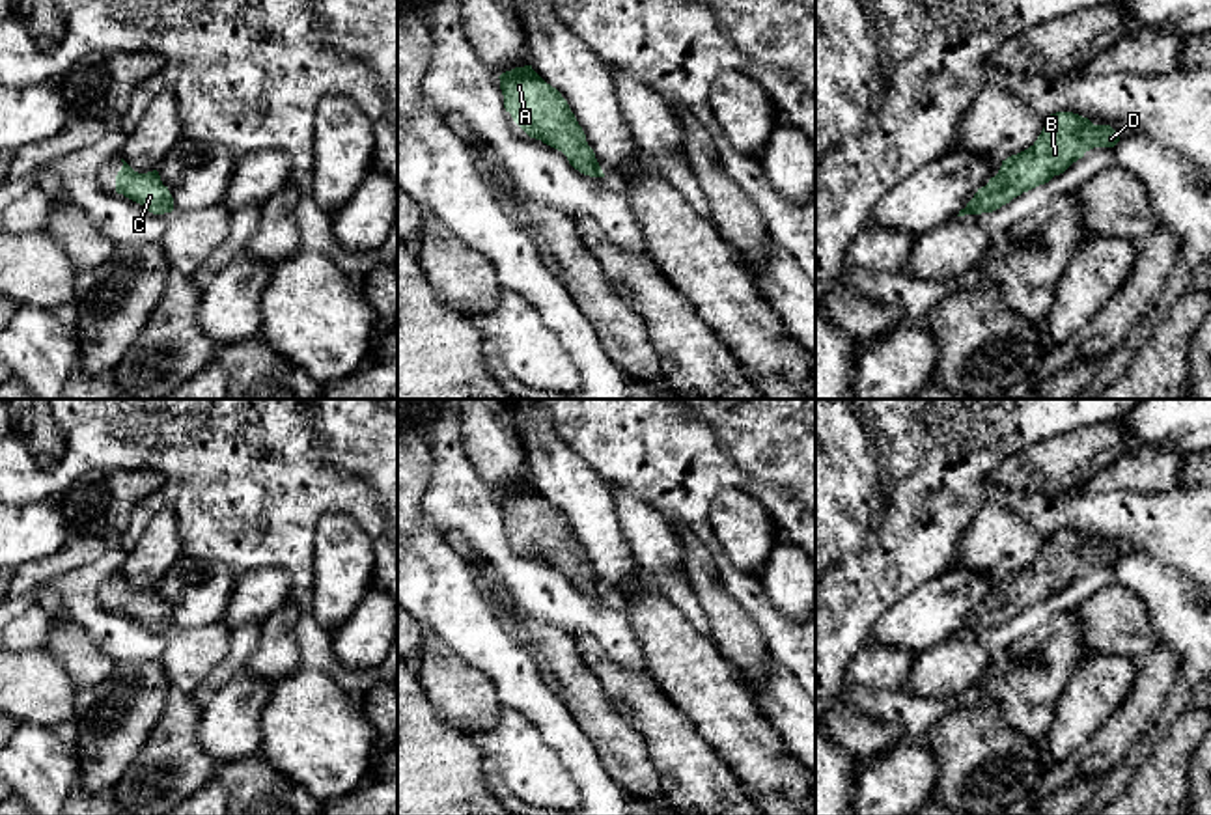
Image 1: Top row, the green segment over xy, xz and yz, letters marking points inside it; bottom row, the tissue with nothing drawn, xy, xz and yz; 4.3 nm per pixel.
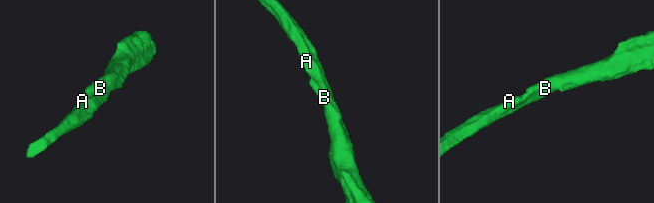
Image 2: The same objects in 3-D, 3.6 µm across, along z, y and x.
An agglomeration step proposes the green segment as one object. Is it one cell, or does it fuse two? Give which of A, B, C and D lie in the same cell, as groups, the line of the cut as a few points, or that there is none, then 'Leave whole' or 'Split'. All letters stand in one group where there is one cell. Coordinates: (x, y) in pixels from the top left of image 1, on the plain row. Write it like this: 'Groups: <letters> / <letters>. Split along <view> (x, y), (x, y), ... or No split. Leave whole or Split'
Groups: A B C D. No split. Leave whole

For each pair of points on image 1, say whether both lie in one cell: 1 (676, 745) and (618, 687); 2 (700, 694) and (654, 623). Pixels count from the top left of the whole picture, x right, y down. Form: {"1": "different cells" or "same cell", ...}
{"1": "same cell", "2": "same cell"}

